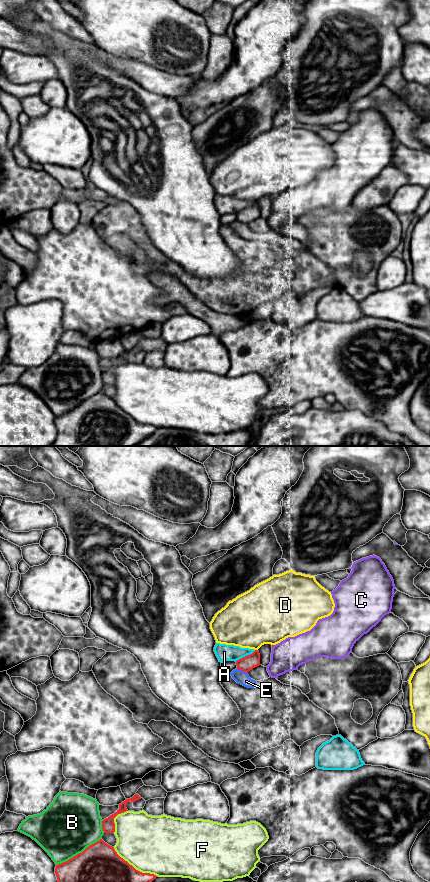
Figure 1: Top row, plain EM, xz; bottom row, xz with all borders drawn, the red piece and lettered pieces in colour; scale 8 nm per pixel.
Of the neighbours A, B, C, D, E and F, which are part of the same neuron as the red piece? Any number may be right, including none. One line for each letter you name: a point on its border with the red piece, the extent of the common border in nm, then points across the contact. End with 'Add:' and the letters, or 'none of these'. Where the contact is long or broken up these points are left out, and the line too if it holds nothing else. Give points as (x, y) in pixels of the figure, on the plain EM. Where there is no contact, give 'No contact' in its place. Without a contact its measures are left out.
Add: none of these

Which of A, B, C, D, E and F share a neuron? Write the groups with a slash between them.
A / B / C / D / E / F

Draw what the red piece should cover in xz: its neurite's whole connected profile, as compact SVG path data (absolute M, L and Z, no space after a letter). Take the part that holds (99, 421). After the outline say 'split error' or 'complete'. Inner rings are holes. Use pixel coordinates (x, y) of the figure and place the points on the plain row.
M102 391L68 413L56 417L55 426L58 434L51 446L137 446L157 429L154 426L136 422L117 406L114 399L108 397Z; complete

